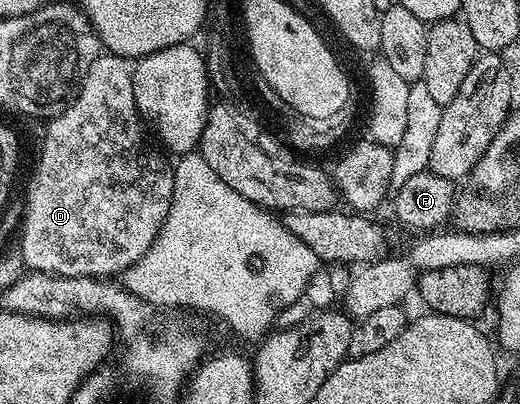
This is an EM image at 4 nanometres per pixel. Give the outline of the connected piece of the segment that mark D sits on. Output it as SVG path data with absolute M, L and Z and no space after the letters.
M101 52L94 60L94 64L90 64L90 72L86 72L80 90L76 93L76 99L62 113L57 114L47 123L42 141L39 143L41 145L40 159L36 162L36 179L28 186L28 203L24 206L24 231L20 234L20 245L18 245L18 251L24 258L24 265L29 271L37 270L71 278L107 279L109 276L119 276L126 268L142 260L150 244L154 244L154 240L160 235L160 229L170 212L170 204L174 196L174 166L171 161L167 162L158 151L152 150L147 136L144 135L146 122L135 102L132 73L133 67L129 59L119 58L117 54Z

